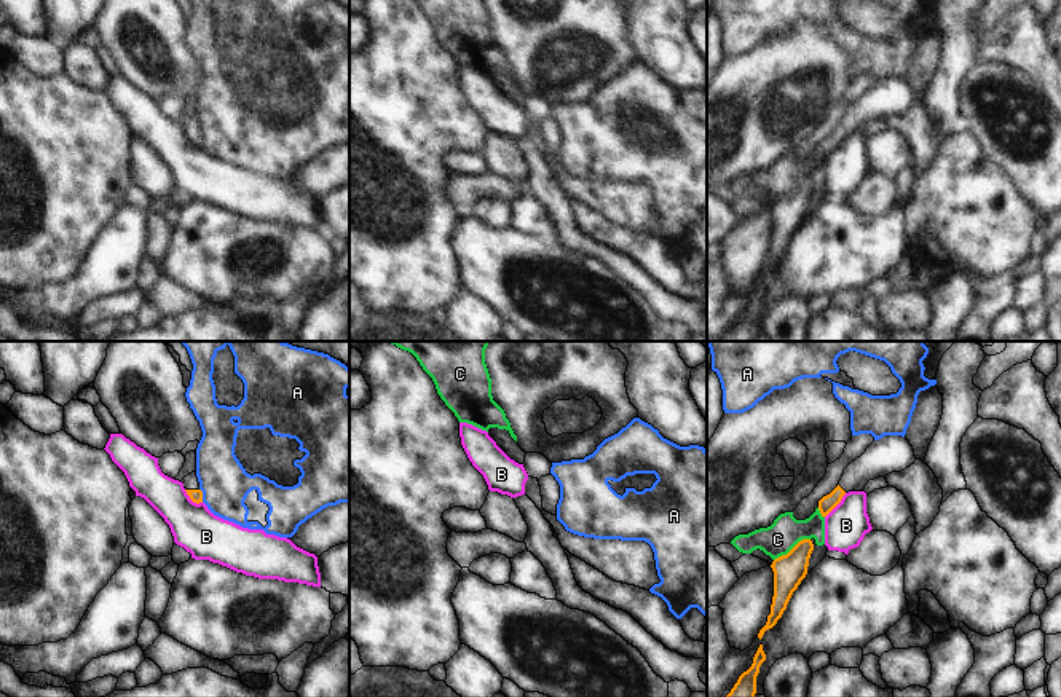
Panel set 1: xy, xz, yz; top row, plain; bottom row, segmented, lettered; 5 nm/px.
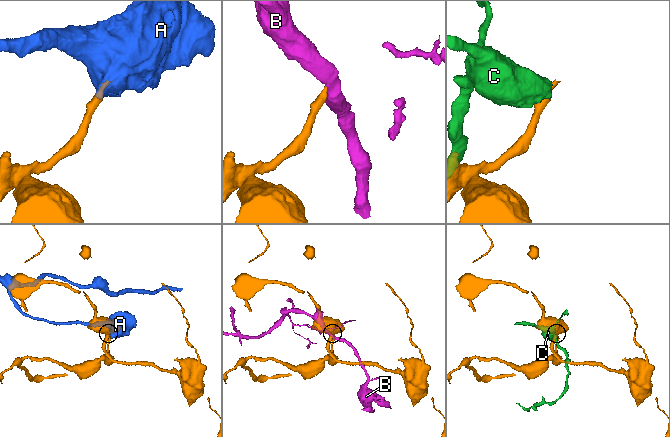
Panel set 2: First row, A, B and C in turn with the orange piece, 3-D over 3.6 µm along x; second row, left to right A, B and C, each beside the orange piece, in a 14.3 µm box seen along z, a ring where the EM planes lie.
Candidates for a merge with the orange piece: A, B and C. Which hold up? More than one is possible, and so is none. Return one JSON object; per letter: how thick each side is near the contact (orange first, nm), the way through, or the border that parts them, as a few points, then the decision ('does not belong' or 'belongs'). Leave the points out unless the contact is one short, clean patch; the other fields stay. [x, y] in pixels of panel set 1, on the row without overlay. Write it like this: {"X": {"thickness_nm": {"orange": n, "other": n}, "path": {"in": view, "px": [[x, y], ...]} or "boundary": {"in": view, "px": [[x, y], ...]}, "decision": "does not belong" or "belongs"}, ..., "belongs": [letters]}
{"A": {"thickness_nm": {"orange": 60, "other": 240}, "boundary": {"in": "xy", "px": [[200, 131], [203, 144]]}, "decision": "does not belong"}, "B": {"thickness_nm": {"orange": 80, "other": 220}, "boundary": {"in": "yz", "px": [[846, 136], [825, 160]]}, "decision": "does not belong"}, "C": {"thickness_nm": {"orange": 160, "other": 160}, "boundary": {"in": "yz", "px": [[809, 181], [800, 182], [774, 203]]}, "decision": "does not belong"}, "belongs": []}

